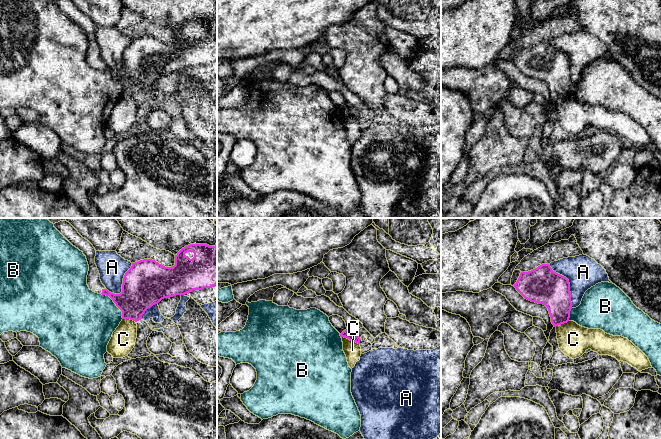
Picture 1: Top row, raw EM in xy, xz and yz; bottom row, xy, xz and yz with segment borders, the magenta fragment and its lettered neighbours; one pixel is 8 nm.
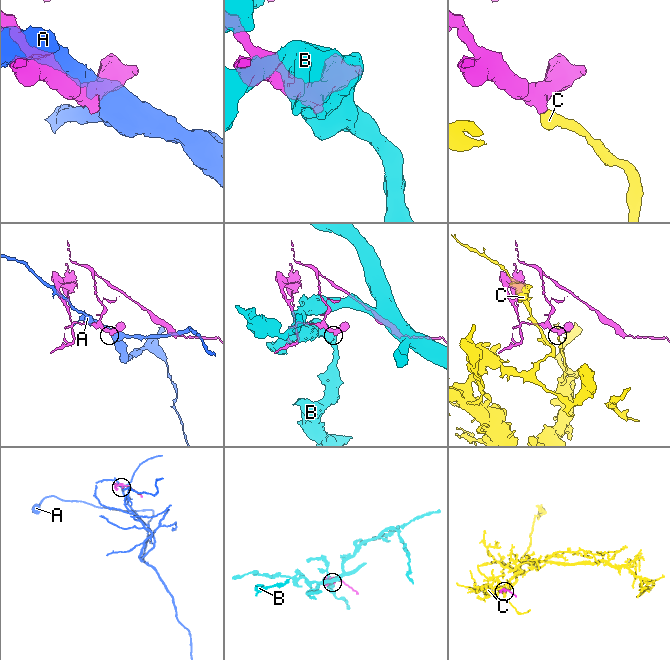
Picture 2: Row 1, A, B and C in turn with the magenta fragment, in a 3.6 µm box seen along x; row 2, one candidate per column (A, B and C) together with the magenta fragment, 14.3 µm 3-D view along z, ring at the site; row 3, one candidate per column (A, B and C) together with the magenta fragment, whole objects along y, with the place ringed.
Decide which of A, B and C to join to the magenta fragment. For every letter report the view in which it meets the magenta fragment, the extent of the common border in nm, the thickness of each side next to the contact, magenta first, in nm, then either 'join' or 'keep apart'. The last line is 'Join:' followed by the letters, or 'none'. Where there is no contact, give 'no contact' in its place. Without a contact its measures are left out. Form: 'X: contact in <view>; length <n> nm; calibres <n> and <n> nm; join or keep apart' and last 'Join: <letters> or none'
A: contact in yz; length 400 nm; calibres 300 and 260 nm; keep apart
B: contact in xy; length 280 nm; calibres 320 and 440 nm; keep apart
C: contact in xz; length 170 nm; calibres 70 and 140 nm; keep apart
Join: none

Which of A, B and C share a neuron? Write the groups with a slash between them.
A / B / C

